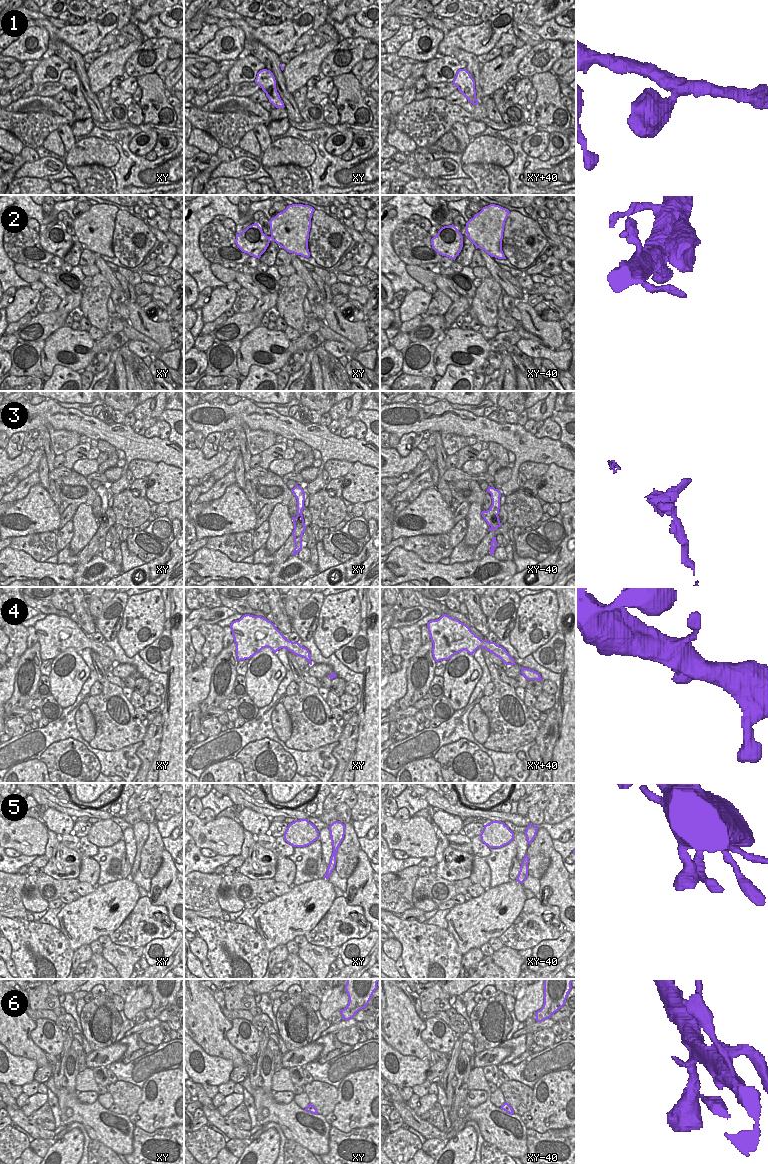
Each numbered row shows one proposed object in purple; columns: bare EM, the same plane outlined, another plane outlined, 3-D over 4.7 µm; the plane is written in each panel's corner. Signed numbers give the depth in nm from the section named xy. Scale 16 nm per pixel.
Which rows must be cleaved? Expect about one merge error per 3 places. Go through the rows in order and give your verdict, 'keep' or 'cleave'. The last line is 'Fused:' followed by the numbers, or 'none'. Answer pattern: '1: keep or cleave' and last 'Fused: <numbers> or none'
1: keep
2: keep
3: cleave
4: keep
5: keep
6: keep
Fused: 3

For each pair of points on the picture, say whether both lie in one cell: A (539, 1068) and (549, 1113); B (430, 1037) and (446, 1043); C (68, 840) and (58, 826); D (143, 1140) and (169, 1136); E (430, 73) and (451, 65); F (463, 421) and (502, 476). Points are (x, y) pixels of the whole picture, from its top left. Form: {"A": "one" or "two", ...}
{"A": "two", "B": "one", "C": "two", "D": "one", "E": "one", "F": "two"}

